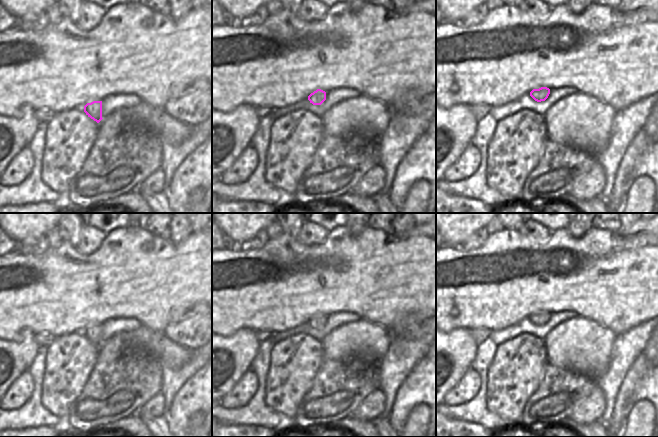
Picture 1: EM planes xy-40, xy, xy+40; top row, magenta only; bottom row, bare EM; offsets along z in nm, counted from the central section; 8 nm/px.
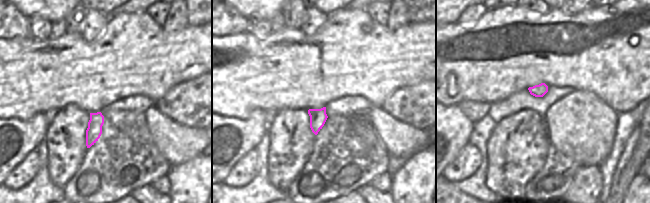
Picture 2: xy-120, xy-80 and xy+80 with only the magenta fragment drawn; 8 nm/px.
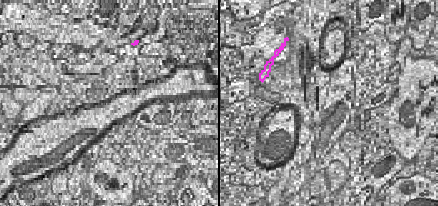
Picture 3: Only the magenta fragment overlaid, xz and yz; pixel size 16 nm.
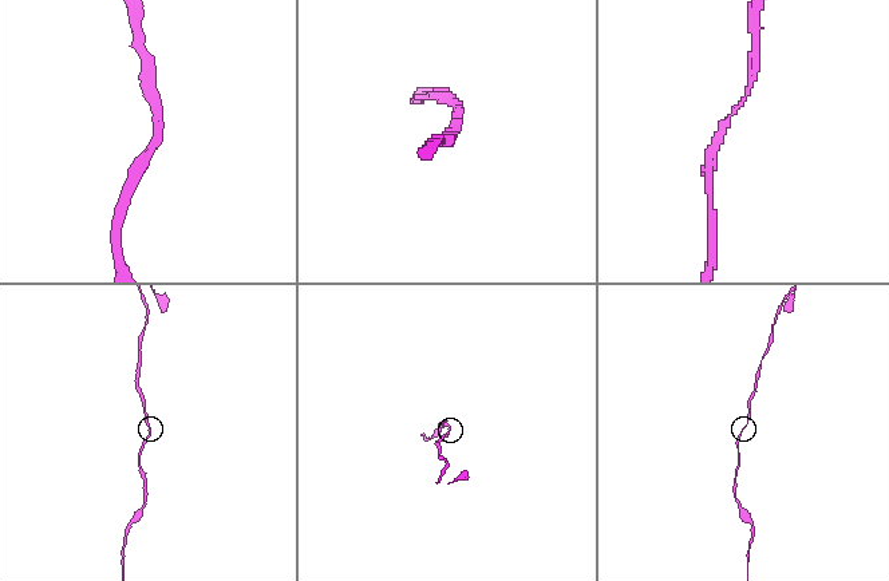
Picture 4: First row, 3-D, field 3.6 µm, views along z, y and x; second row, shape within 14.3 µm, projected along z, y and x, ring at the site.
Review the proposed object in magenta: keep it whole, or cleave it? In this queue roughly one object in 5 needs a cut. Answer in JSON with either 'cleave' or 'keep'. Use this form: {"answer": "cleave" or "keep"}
{"answer": "keep"}

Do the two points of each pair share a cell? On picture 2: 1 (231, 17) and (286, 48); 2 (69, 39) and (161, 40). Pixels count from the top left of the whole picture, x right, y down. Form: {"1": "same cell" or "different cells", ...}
{"1": "different cells", "2": "same cell"}

